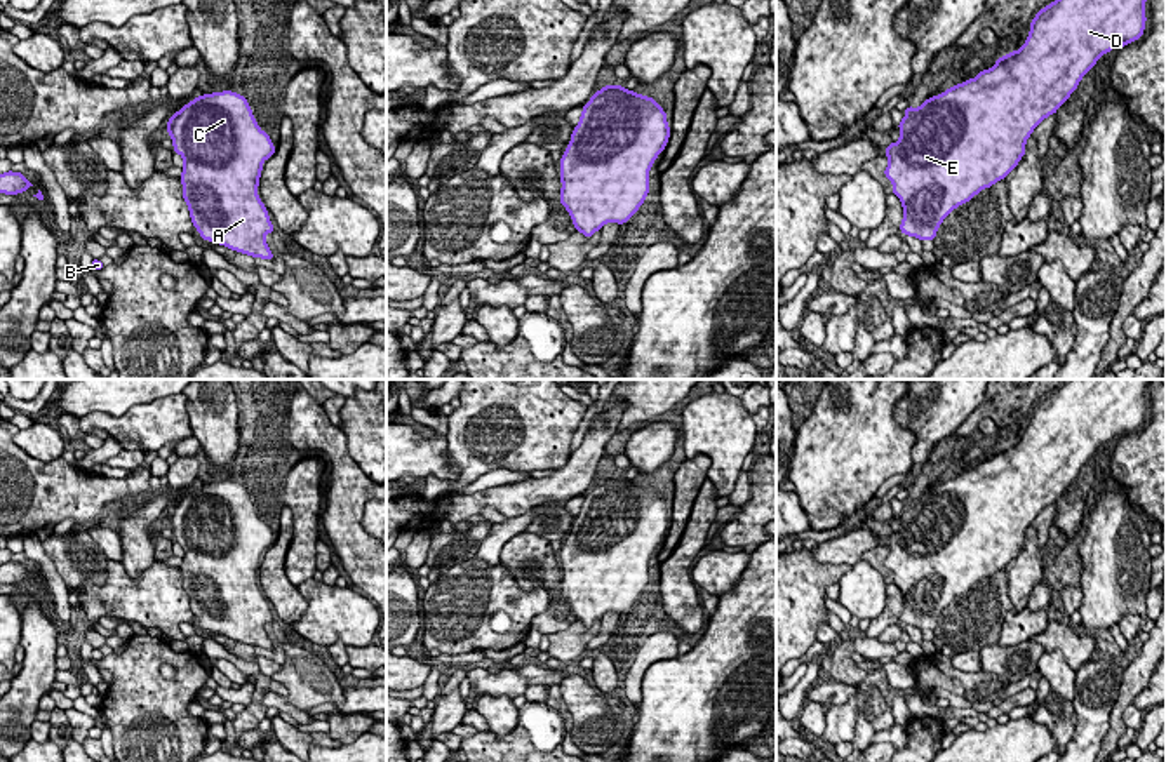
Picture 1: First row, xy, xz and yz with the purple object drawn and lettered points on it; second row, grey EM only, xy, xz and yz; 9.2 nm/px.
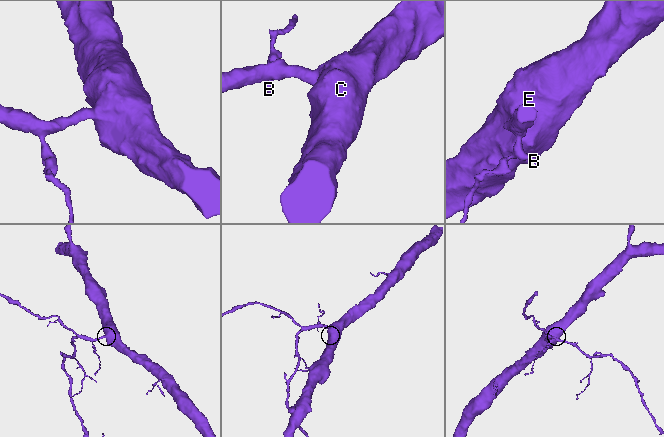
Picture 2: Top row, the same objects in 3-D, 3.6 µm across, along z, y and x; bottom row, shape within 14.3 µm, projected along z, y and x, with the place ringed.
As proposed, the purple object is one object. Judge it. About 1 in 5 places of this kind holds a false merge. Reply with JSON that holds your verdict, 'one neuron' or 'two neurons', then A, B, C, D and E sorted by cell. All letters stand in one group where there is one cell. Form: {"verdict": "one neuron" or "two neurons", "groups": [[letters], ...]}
{"verdict": "one neuron", "groups": [["A", "B", "C", "D", "E"]]}

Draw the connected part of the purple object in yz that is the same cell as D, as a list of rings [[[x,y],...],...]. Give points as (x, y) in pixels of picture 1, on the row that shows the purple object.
[[[1055,0],[1032,19],[1022,49],[999,57],[975,78],[926,99],[919,108],[908,106],[903,111],[907,117],[898,124],[900,141],[891,143],[884,153],[889,158],[884,176],[903,205],[900,231],[919,240],[935,240],[938,226],[955,207],[1004,179],[1018,165],[1032,130],[1056,113],[1100,56],[1143,37],[1145,21],[1145,0]]]

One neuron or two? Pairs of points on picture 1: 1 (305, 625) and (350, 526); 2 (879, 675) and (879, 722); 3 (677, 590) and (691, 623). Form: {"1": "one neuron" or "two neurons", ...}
{"1": "two neurons", "2": "one neuron", "3": "one neuron"}

